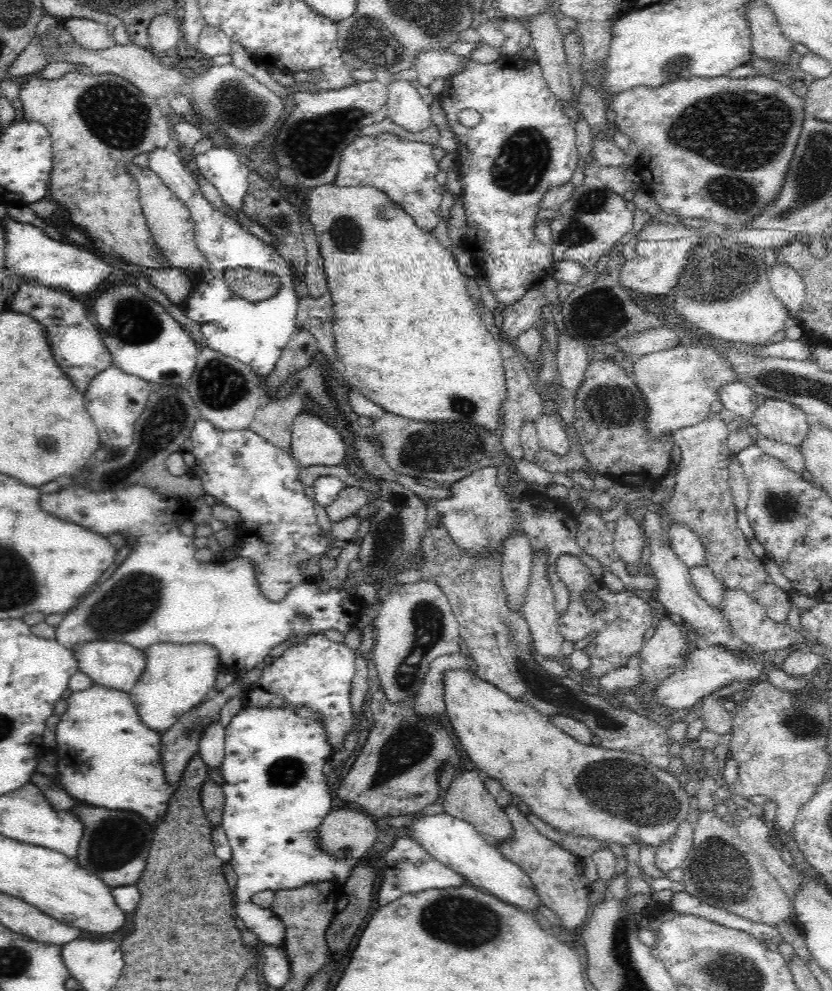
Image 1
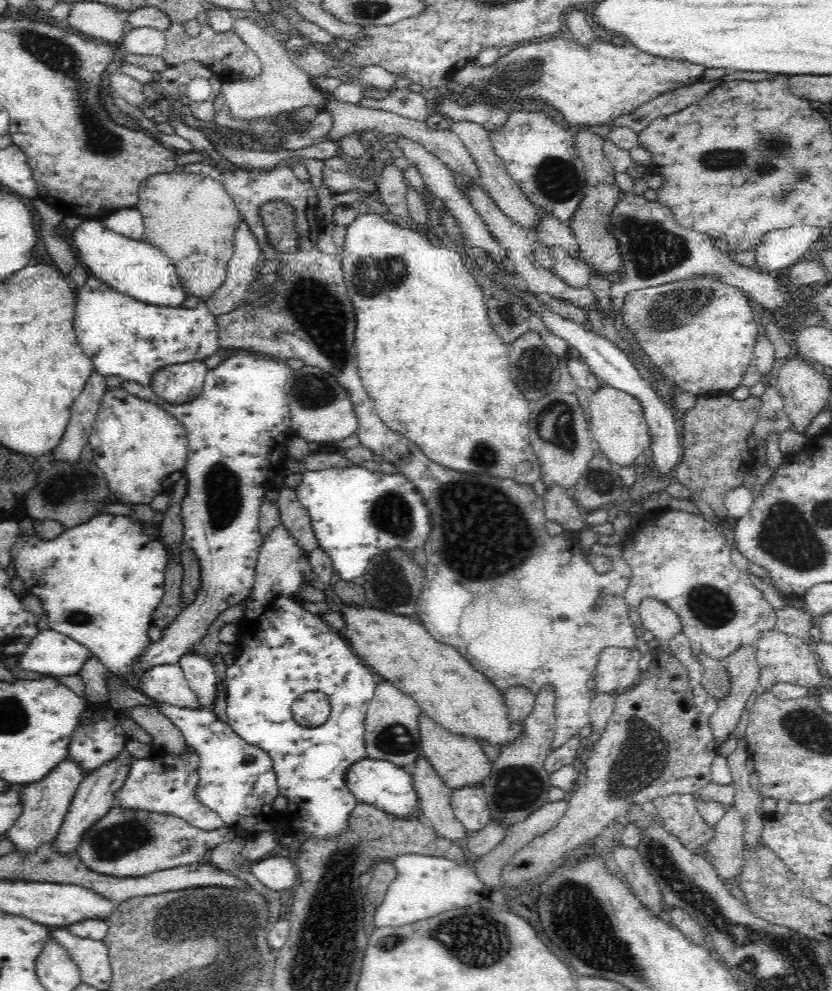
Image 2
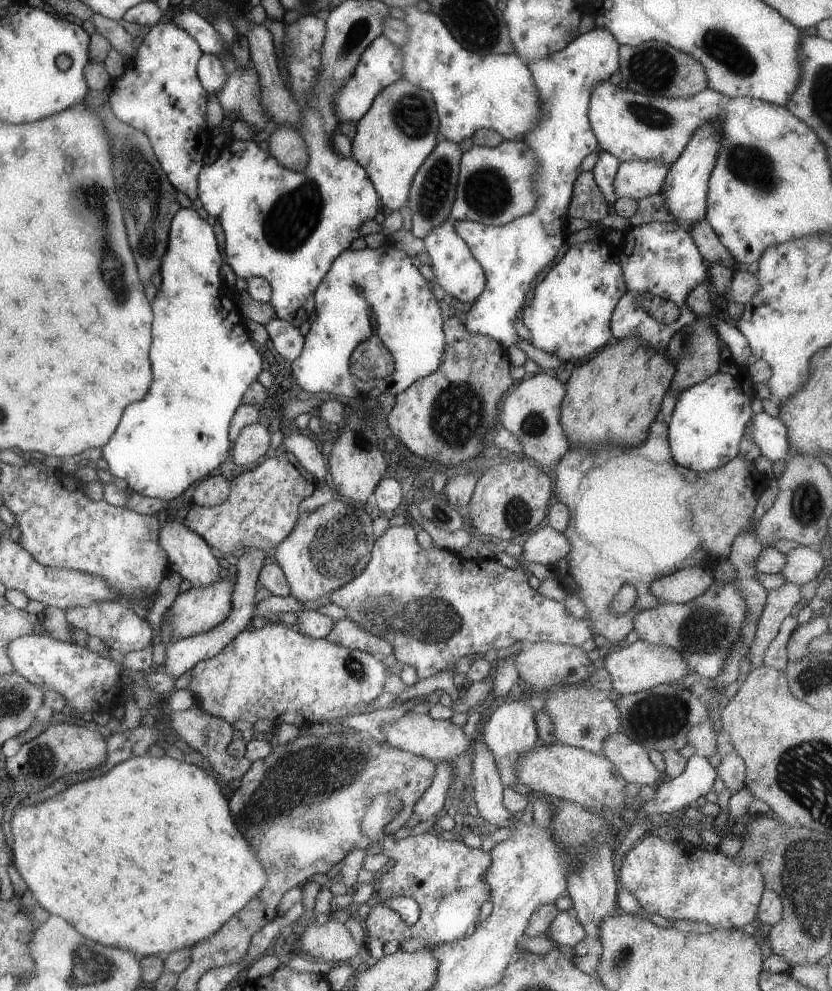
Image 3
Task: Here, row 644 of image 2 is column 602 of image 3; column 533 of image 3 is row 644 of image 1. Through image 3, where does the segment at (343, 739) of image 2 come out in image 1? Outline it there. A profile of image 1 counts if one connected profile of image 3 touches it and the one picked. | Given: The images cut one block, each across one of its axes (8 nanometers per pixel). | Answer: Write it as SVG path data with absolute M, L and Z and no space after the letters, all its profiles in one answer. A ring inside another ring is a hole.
M312 633L300 642L290 643L278 657L267 665L262 664L261 674L252 689L246 688L241 696L241 708L307 708L317 714L317 720L323 726L325 741L332 755L344 747L346 736L351 732L360 732L362 718L354 715L350 701L350 684L356 674L354 658L356 651L346 641L336 642L326 633Z

